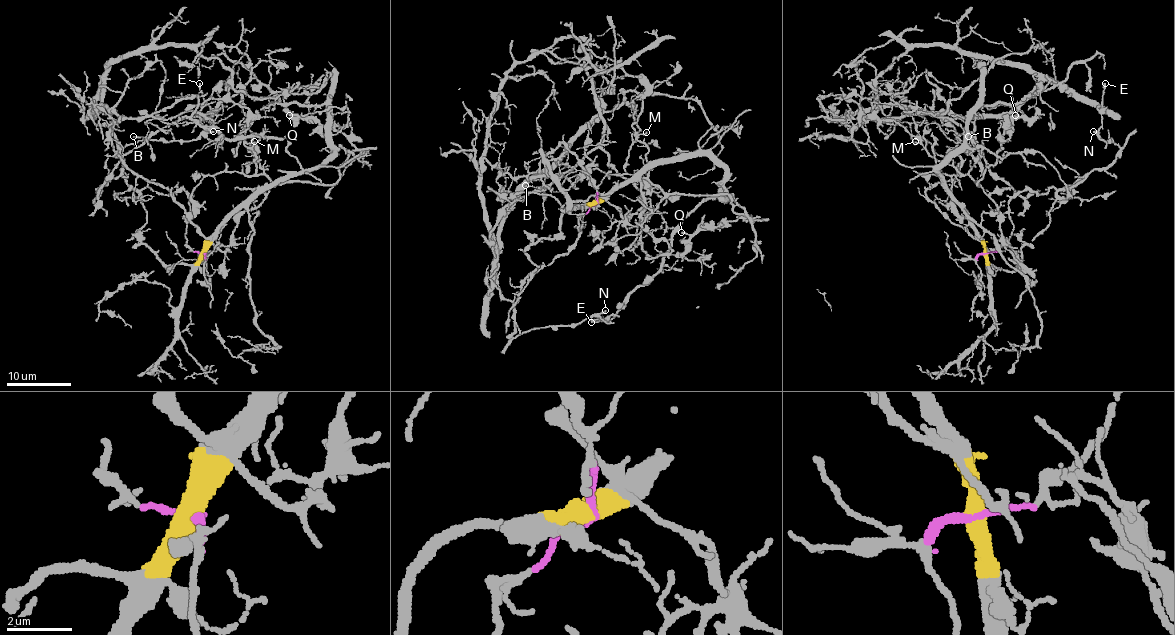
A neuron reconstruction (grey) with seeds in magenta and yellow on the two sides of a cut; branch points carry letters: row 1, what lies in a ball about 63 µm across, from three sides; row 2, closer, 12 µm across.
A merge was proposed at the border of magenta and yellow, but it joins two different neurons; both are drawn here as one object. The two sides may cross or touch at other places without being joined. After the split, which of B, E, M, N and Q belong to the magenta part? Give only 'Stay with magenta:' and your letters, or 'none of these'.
Stay with magenta: E, N

